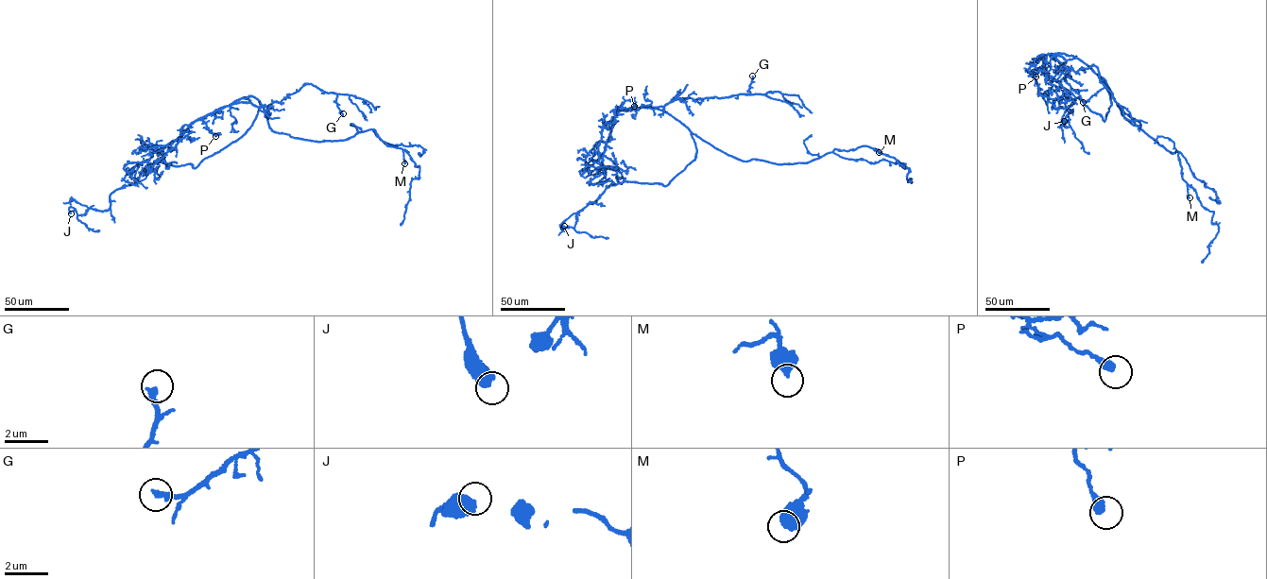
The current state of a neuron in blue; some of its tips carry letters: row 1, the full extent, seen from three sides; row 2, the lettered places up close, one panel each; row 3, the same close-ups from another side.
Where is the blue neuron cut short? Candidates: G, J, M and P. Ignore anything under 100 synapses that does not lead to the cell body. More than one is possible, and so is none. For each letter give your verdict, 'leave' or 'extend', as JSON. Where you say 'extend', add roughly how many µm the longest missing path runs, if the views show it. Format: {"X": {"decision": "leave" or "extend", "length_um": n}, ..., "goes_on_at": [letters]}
{"G": {"decision": "leave"}, "J": {"decision": "leave"}, "M": {"decision": "leave"}, "P": {"decision": "leave"}, "goes_on_at": []}

